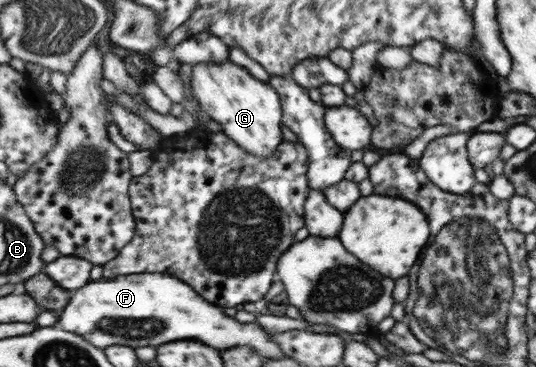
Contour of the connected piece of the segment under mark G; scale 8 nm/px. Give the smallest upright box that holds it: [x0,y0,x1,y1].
[179,60,286,156]

